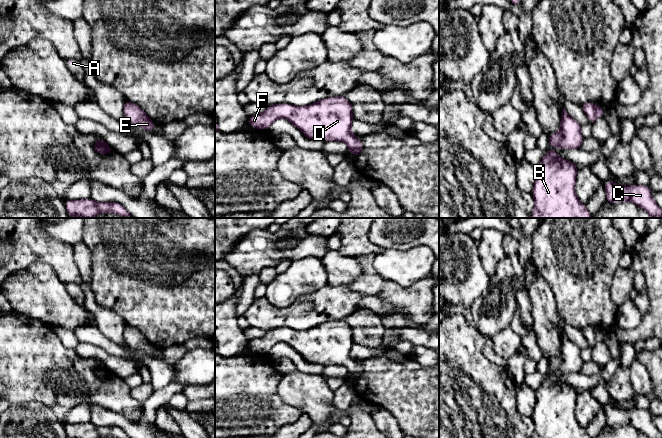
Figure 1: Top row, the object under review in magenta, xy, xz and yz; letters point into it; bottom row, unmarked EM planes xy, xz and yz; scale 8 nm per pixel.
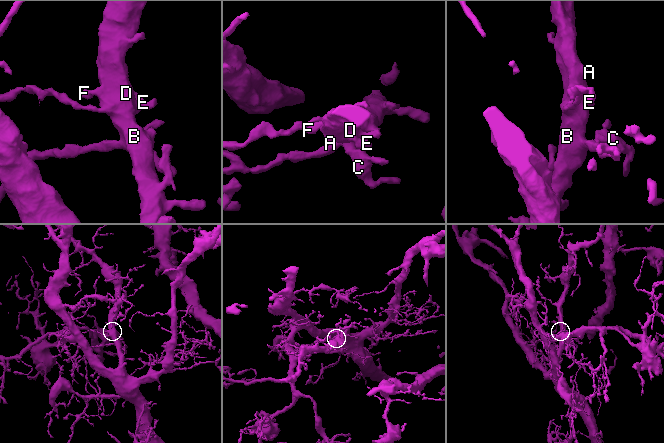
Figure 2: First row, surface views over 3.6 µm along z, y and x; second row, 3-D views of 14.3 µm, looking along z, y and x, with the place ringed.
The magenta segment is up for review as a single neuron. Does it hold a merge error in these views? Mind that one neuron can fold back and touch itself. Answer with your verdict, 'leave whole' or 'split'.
leave whole

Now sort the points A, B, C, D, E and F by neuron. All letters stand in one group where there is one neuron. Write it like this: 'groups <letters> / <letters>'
groups A B C D E F

